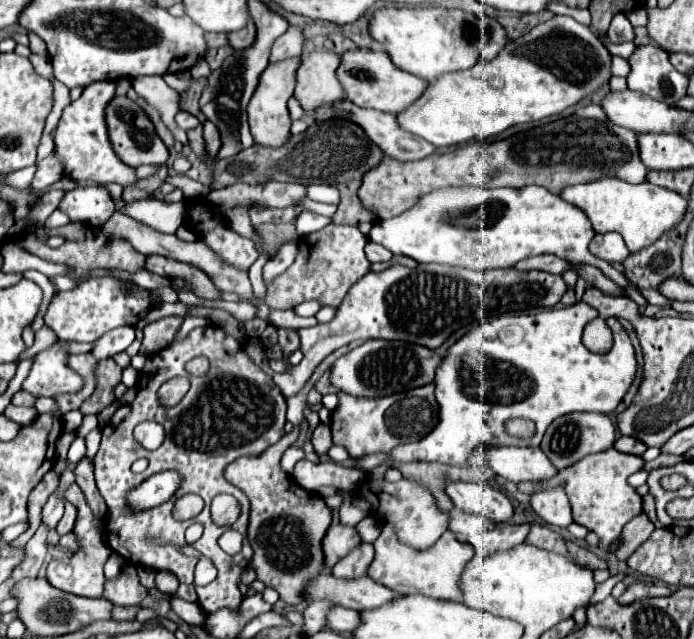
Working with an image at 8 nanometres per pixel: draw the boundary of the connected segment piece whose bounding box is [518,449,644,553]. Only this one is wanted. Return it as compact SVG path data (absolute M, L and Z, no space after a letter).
M608 449L602 453L588 455L574 463L568 469L558 471L558 475L550 481L540 483L518 483L518 489L526 495L532 495L536 491L542 491L544 487L558 487L564 485L564 491L572 505L572 519L574 523L586 527L588 531L594 531L600 539L600 549L610 551L610 545L618 539L622 527L642 513L642 497L638 491L628 483L628 477L644 467L644 459L640 455L624 455L616 449Z

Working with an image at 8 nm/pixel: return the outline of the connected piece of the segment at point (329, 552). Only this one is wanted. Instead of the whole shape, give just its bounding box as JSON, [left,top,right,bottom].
[322,525,360,569]

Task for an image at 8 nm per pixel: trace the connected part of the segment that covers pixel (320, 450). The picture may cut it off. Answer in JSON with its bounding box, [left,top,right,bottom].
[312,423,334,455]

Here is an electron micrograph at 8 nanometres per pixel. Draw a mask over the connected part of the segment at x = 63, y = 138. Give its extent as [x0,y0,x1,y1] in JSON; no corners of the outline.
[52,81,138,187]

